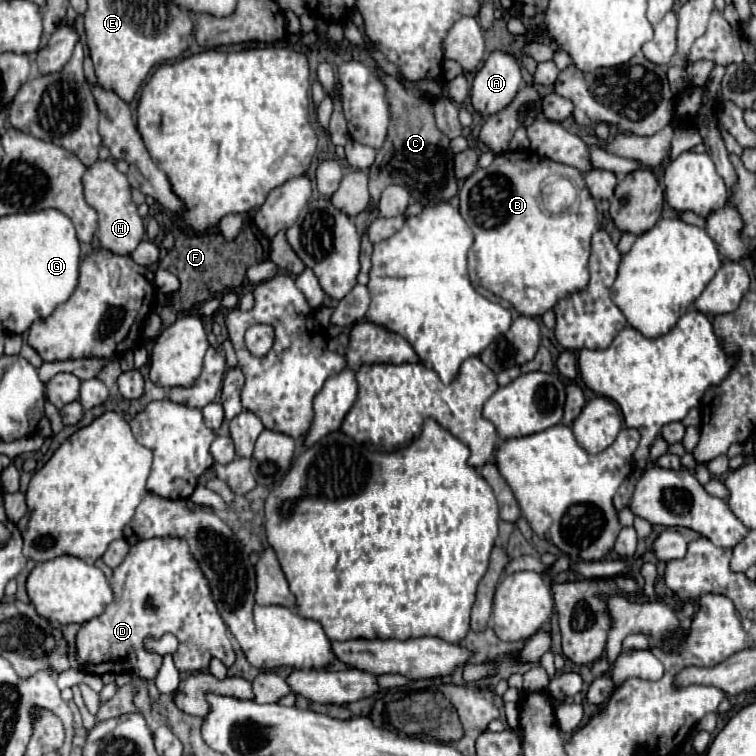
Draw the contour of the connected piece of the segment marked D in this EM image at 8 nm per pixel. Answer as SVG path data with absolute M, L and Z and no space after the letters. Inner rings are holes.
M150 538L142 540L140 544L132 546L126 554L124 562L114 568L114 574L110 578L110 586L114 592L114 600L106 606L104 614L98 618L92 618L90 622L82 624L76 634L76 660L80 662L80 670L88 674L130 674L132 678L140 680L154 680L158 676L158 670L162 666L162 656L148 652L144 648L146 638L162 638L164 634L174 634L180 640L180 648L174 654L174 664L178 672L206 672L212 658L222 660L226 668L234 664L234 648L232 638L222 622L212 598L210 588L206 586L206 578L202 578L202 572L198 570L198 564L190 558L186 542L178 538Z

